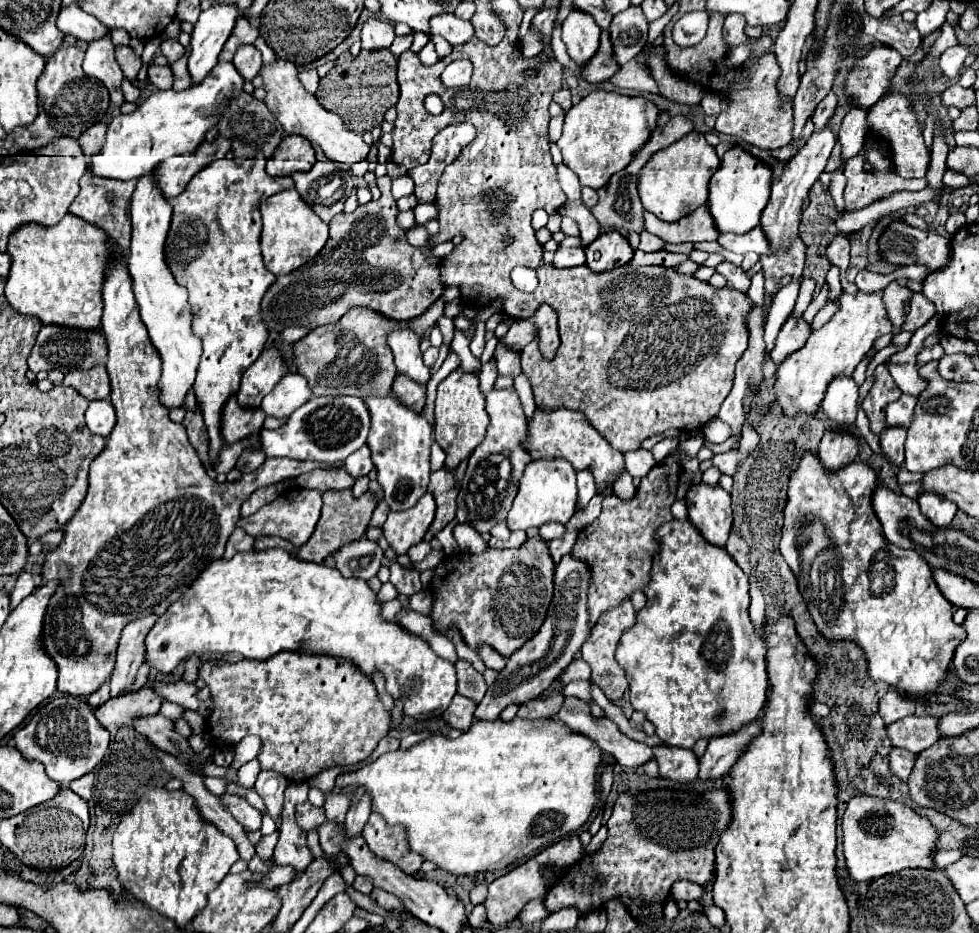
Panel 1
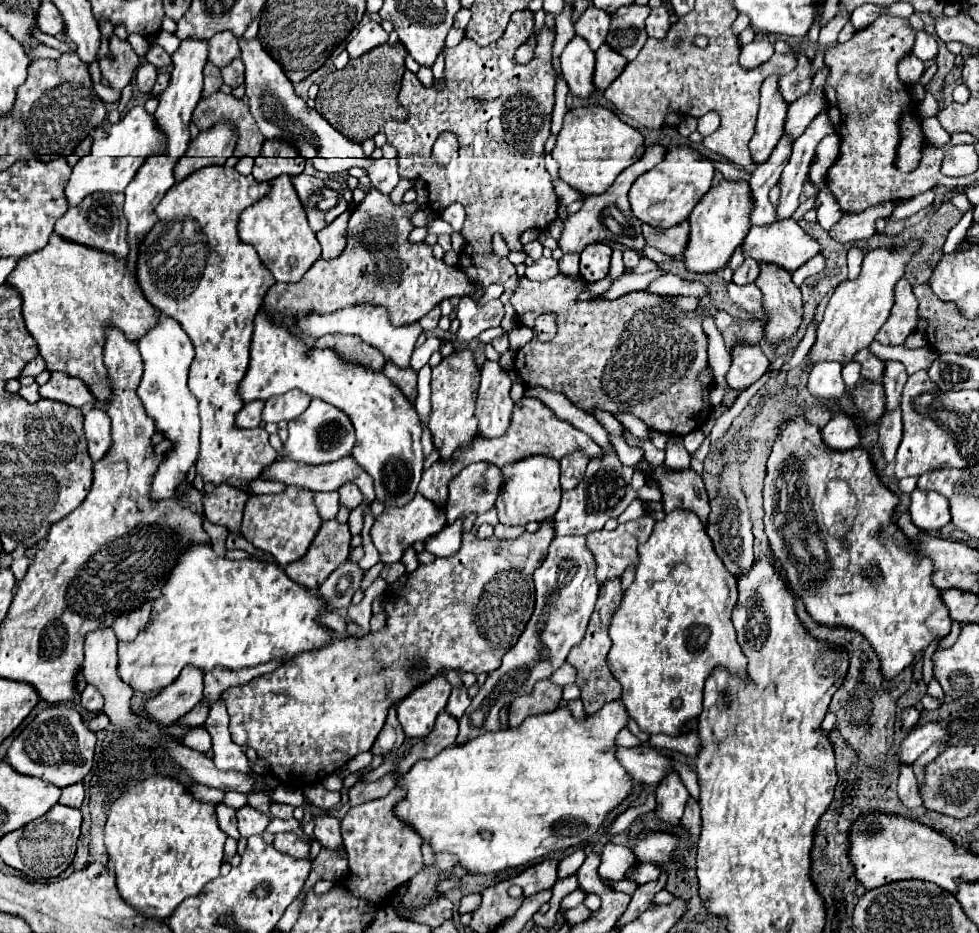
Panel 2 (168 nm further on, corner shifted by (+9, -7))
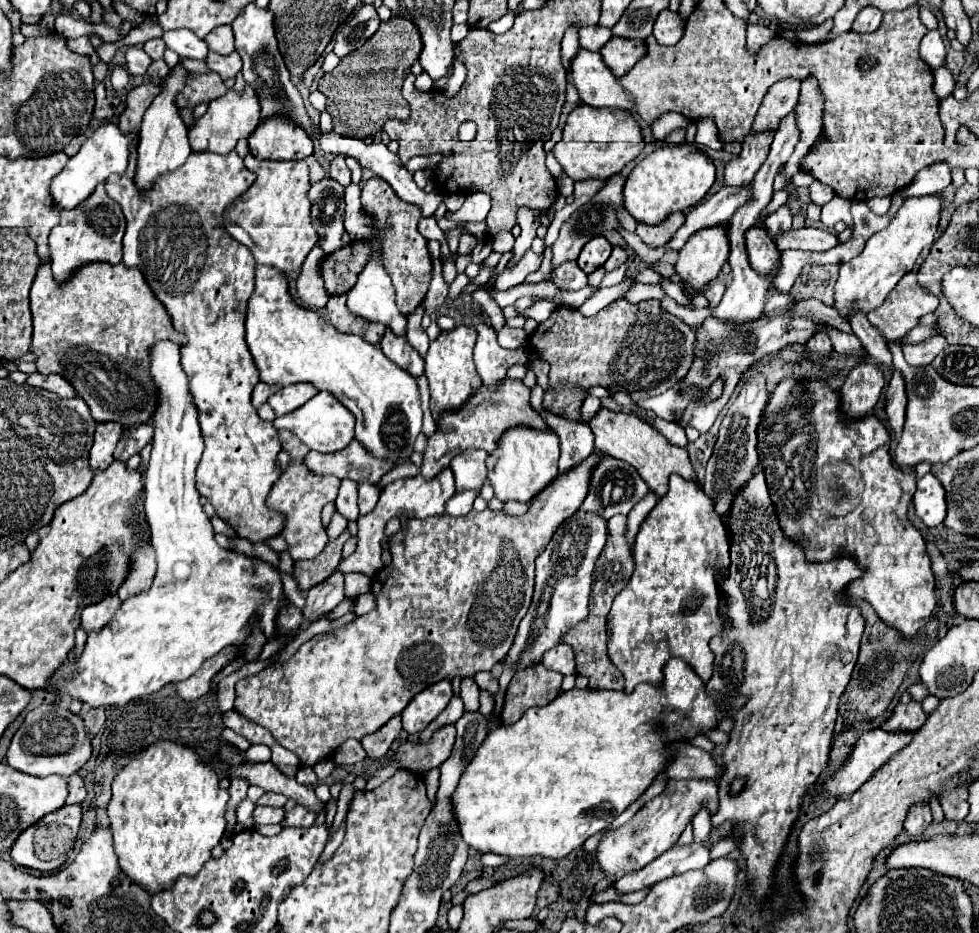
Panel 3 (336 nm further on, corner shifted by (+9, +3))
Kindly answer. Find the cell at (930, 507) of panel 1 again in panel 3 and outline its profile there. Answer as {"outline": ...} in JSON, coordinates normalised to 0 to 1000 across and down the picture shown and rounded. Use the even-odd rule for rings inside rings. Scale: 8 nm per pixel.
{"outline":[[[946,508],[938,514],[934,527],[936,553],[948,564],[958,564],[966,555],[966,527],[954,508]]]}

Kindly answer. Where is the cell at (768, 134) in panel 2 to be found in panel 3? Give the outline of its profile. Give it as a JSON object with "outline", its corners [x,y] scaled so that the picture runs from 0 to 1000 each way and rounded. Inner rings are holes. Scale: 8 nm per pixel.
{"outline":[[[789,139],[782,141],[766,141],[758,154],[758,163],[754,165],[754,169],[748,169],[742,176],[740,182],[740,191],[742,191],[742,199],[756,199],[756,197],[764,197],[770,186],[774,184],[776,176],[780,176],[782,167],[784,167],[784,159],[789,154]]]}

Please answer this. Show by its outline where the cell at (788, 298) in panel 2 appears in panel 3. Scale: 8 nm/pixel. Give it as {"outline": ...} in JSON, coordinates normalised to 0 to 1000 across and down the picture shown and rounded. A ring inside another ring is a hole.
{"outline":[[[768,242],[762,249],[762,266],[764,266],[764,279],[766,285],[776,296],[793,296],[797,289],[797,268],[793,266],[791,257],[782,249],[782,244]]]}

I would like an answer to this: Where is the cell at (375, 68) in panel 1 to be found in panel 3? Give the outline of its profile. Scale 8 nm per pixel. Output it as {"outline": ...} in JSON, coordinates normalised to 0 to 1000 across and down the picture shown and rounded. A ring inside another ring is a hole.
{"outline":[[[402,17],[396,24],[388,26],[384,36],[374,45],[374,54],[358,56],[355,60],[351,60],[347,64],[347,69],[339,77],[333,77],[325,86],[325,96],[335,105],[333,120],[341,129],[341,139],[347,141],[349,146],[360,146],[360,148],[370,150],[370,148],[376,148],[376,146],[382,146],[384,141],[388,141],[392,131],[398,126],[417,129],[419,114],[411,103],[411,88],[413,88],[413,81],[417,81],[421,66],[427,64],[427,58],[429,58],[429,36],[425,34],[425,28],[419,21]]]}

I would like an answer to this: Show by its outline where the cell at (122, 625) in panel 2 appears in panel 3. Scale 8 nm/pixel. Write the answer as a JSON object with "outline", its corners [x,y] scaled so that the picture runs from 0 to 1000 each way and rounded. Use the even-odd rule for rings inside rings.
{"outline":[[[157,589],[141,592],[139,600],[137,600],[137,607],[135,607],[135,613],[131,615],[131,622],[123,628],[121,641],[127,645],[127,643],[131,643],[135,639],[151,635],[151,630],[155,626],[155,620],[157,620],[157,613],[159,613]]]}

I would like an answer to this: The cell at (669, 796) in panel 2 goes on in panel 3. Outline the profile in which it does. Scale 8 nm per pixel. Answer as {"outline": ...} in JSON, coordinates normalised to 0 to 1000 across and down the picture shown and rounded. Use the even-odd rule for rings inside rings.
{"outline":[[[682,836],[676,851],[660,860],[652,870],[650,877],[641,879],[629,890],[623,890],[617,894],[611,907],[611,924],[619,932],[621,939],[631,943],[633,939],[656,930],[658,926],[672,920],[676,913],[686,909],[691,900],[695,898],[701,883],[707,879],[707,875],[713,870],[713,864],[719,860],[723,864],[725,872],[731,868],[733,862],[733,845],[729,838],[713,836],[713,840],[701,840],[699,836]]]}

